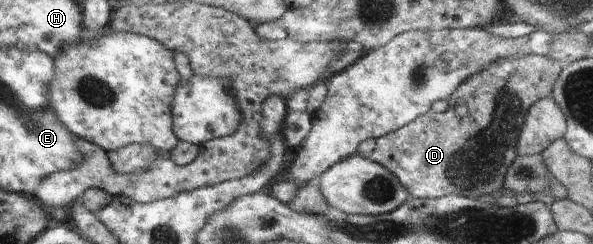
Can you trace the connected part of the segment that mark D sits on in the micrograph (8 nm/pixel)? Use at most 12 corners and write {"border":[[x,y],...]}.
{"border":[[499,59],[375,139],[412,198],[503,192],[564,64]]}

